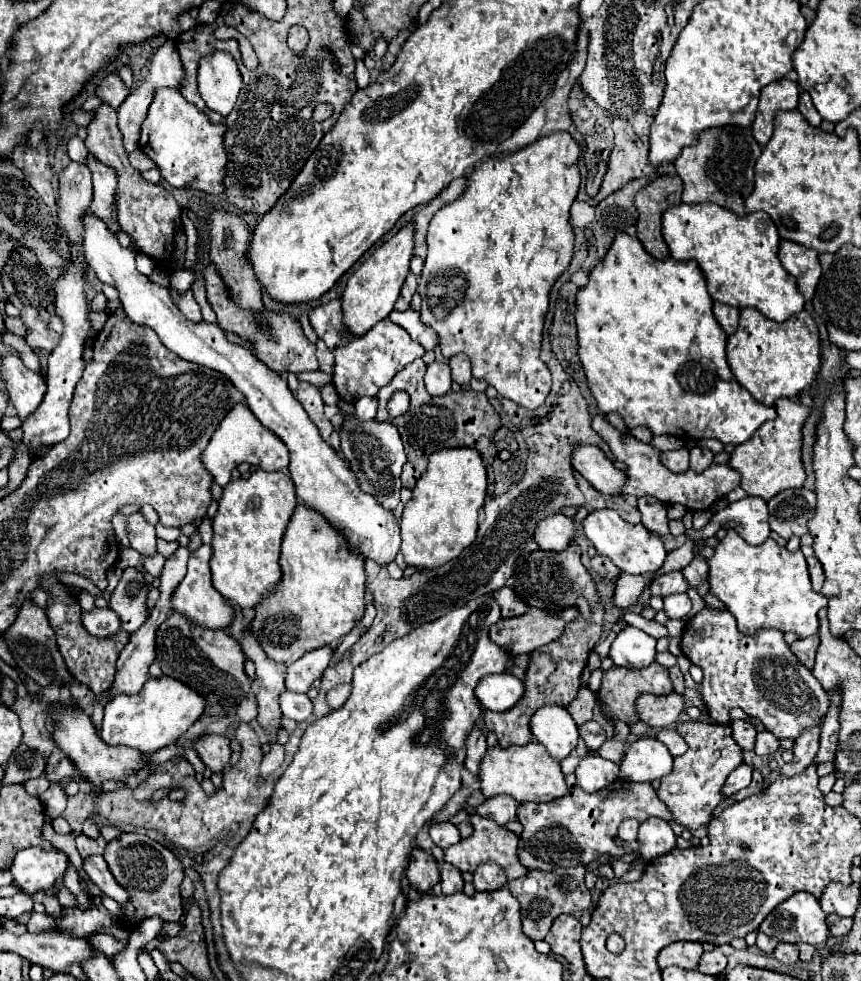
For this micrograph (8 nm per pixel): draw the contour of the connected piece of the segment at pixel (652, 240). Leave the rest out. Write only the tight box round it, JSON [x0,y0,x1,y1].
[634,175,682,259]

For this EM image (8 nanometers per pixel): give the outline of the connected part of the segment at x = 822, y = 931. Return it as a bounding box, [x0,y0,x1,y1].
[758,891,828,945]

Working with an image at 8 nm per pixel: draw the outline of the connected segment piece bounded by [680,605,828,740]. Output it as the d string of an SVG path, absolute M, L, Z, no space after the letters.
M706 605L700 613L696 613L686 623L680 647L682 647L682 653L704 671L700 695L714 723L728 725L730 709L740 707L750 717L758 719L779 740L786 738L795 740L796 733L802 733L804 729L812 725L822 725L822 719L826 717L826 711L828 711L828 695L822 689L822 685L816 681L812 671L806 669L800 663L800 659L790 651L788 643L784 641L784 633L780 629L760 629L756 635L742 635L736 629L736 619L728 609L718 611Z

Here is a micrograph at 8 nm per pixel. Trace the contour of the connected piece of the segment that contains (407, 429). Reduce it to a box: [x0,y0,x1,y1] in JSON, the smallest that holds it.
[376,359,500,489]

